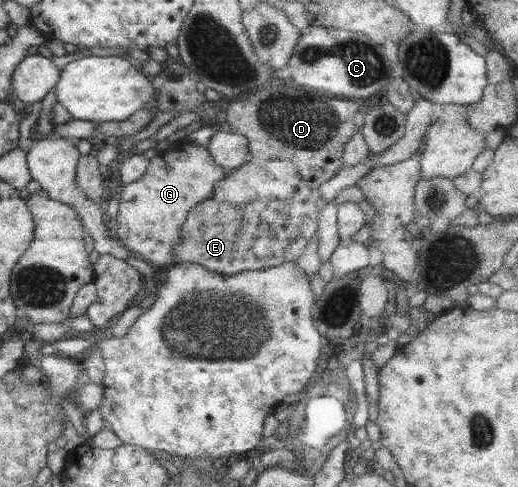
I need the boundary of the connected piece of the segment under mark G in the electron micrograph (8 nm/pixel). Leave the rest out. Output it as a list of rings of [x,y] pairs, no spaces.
[[[187,138],[174,144],[175,150],[158,150],[143,176],[122,186],[117,195],[117,238],[125,248],[152,266],[174,262],[174,246],[182,241],[180,228],[188,212],[196,204],[207,200],[216,182],[223,180],[227,173],[212,159],[206,146],[193,145]]]

